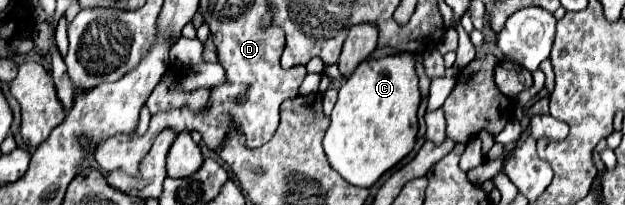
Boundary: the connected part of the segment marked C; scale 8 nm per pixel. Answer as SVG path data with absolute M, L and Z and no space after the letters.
M411 52L383 58L369 58L339 88L337 104L331 112L331 126L323 138L329 164L353 186L371 188L389 168L403 160L415 146L419 76L417 60Z

